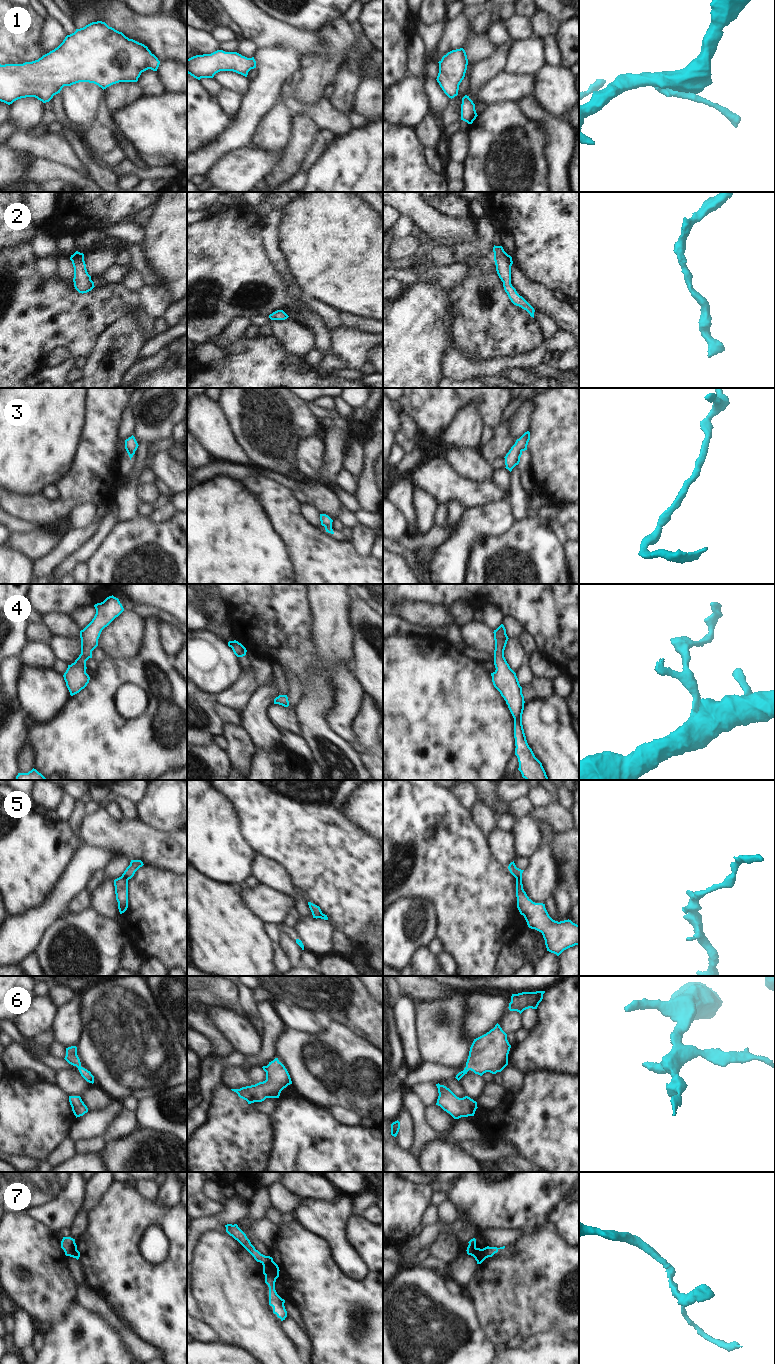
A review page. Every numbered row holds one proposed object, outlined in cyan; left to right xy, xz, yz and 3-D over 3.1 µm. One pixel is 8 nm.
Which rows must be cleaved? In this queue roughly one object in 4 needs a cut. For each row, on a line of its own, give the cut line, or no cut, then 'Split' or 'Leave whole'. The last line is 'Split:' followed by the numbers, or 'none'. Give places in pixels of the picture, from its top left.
1: No split. Leave whole
2: No split. Leave whole
3: No split. Leave whole
4: No split. Leave whole
5: Split along xy (122, 875), (127, 880). Split
6: No split. Leave whole
7: Split along xy (76, 1247), (70, 1256). Split
Split: 5, 7

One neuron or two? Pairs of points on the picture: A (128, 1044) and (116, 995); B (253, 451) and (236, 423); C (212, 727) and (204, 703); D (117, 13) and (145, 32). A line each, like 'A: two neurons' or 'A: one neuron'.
A: one neuron
B: one neuron
C: one neuron
D: one neuron

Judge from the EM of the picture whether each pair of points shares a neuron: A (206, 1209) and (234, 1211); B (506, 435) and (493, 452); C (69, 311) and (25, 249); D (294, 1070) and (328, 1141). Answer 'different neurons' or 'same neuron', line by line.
A: different neurons
B: same neuron
C: same neuron
D: different neurons

